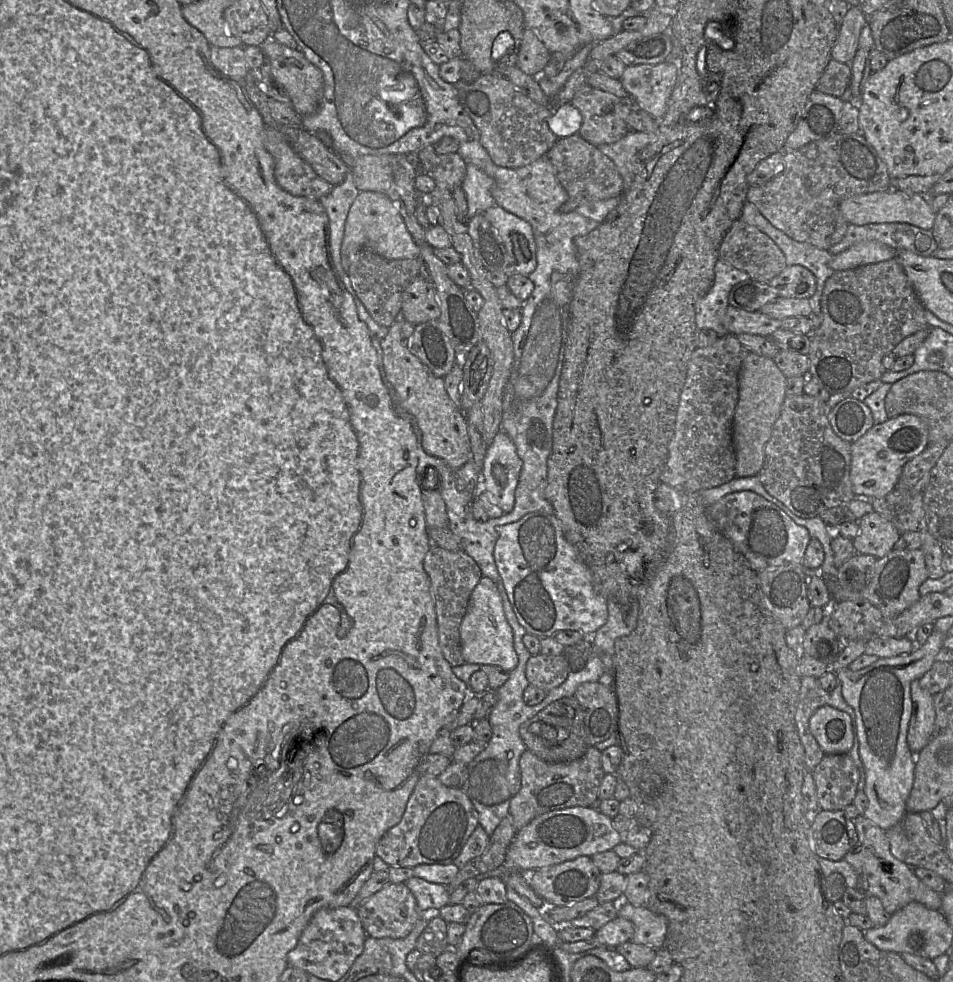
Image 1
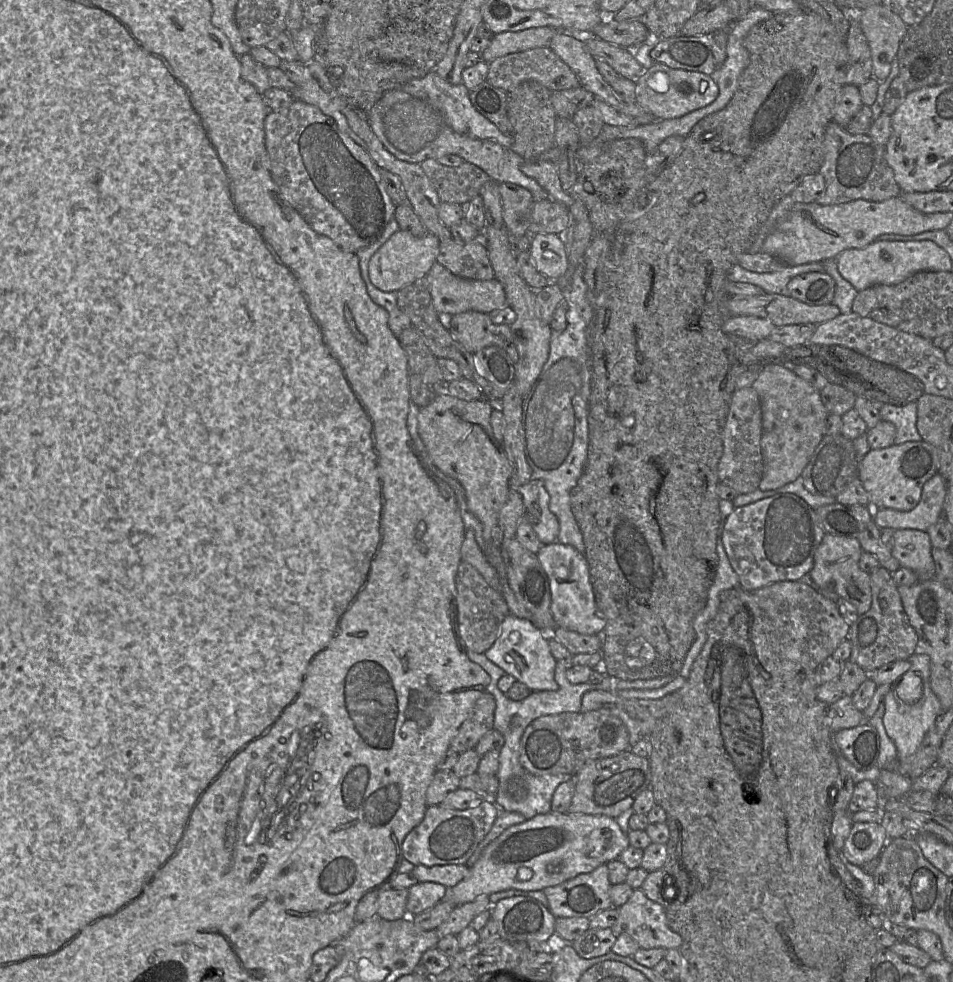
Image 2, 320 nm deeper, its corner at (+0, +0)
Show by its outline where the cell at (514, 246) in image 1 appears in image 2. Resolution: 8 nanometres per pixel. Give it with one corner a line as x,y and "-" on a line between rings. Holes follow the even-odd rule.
535,234
531,236
529,251
536,269
550,282
557,280
568,269
563,235

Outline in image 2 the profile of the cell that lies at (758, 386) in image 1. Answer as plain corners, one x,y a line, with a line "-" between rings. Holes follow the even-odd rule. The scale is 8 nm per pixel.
767,364
752,384
761,402
763,476
762,491
774,490
796,480
825,435
829,414
818,391
786,364

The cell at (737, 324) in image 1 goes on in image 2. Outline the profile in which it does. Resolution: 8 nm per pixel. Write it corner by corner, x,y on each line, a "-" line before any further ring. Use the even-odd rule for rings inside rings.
752,315
728,316
722,326
727,335
741,337
747,342
768,339
776,328
769,319

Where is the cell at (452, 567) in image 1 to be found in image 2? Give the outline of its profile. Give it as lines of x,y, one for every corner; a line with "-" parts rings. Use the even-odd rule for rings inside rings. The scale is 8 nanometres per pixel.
461,561
455,577
457,621
461,640
467,650
484,653
497,639
504,618
510,609
500,591
492,588
470,563

